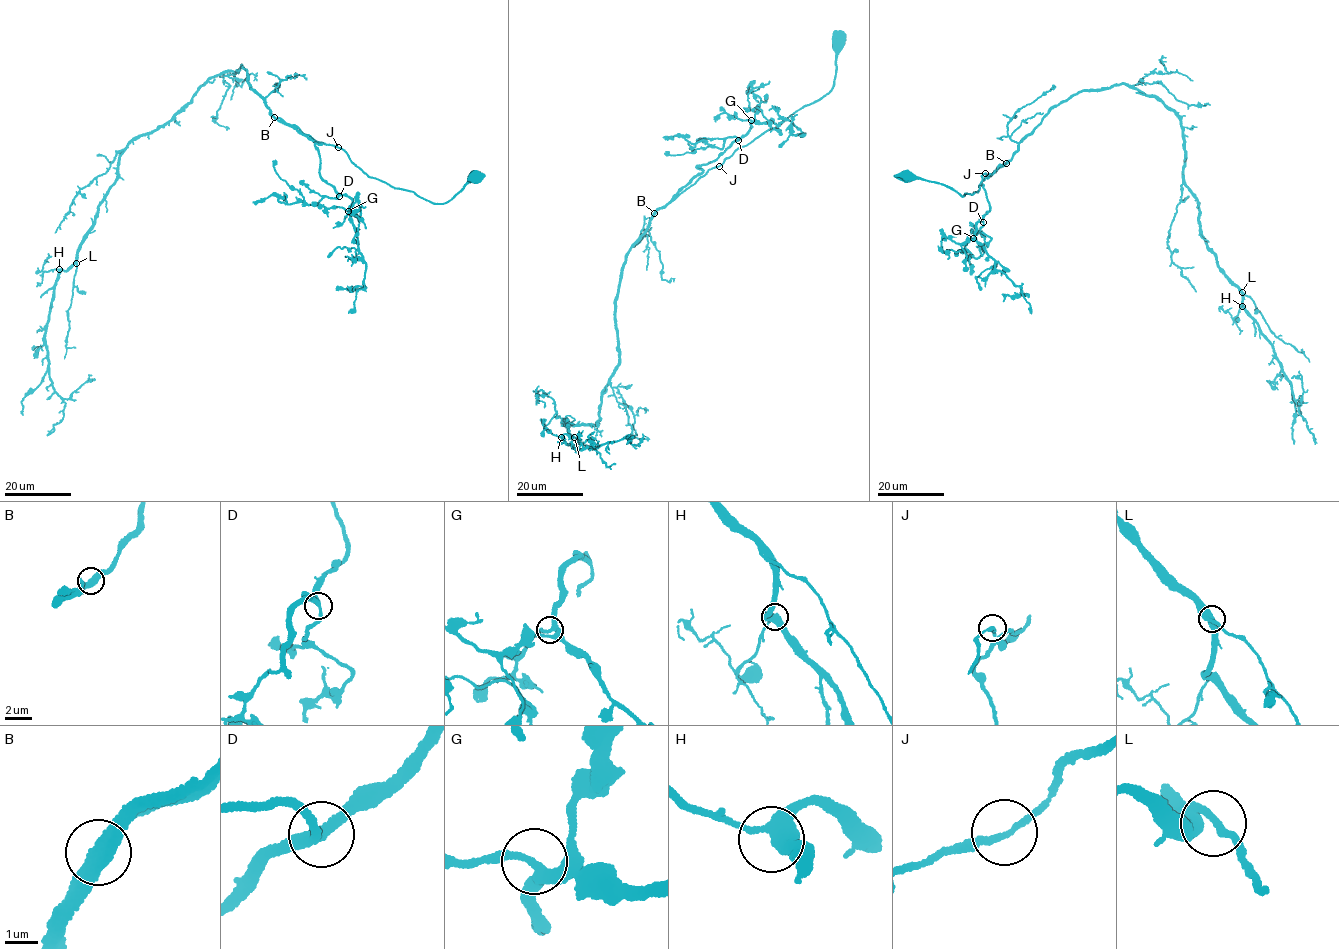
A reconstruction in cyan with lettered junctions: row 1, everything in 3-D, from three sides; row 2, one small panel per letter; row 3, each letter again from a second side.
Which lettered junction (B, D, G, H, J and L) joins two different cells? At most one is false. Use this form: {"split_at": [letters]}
{"split_at": []}

